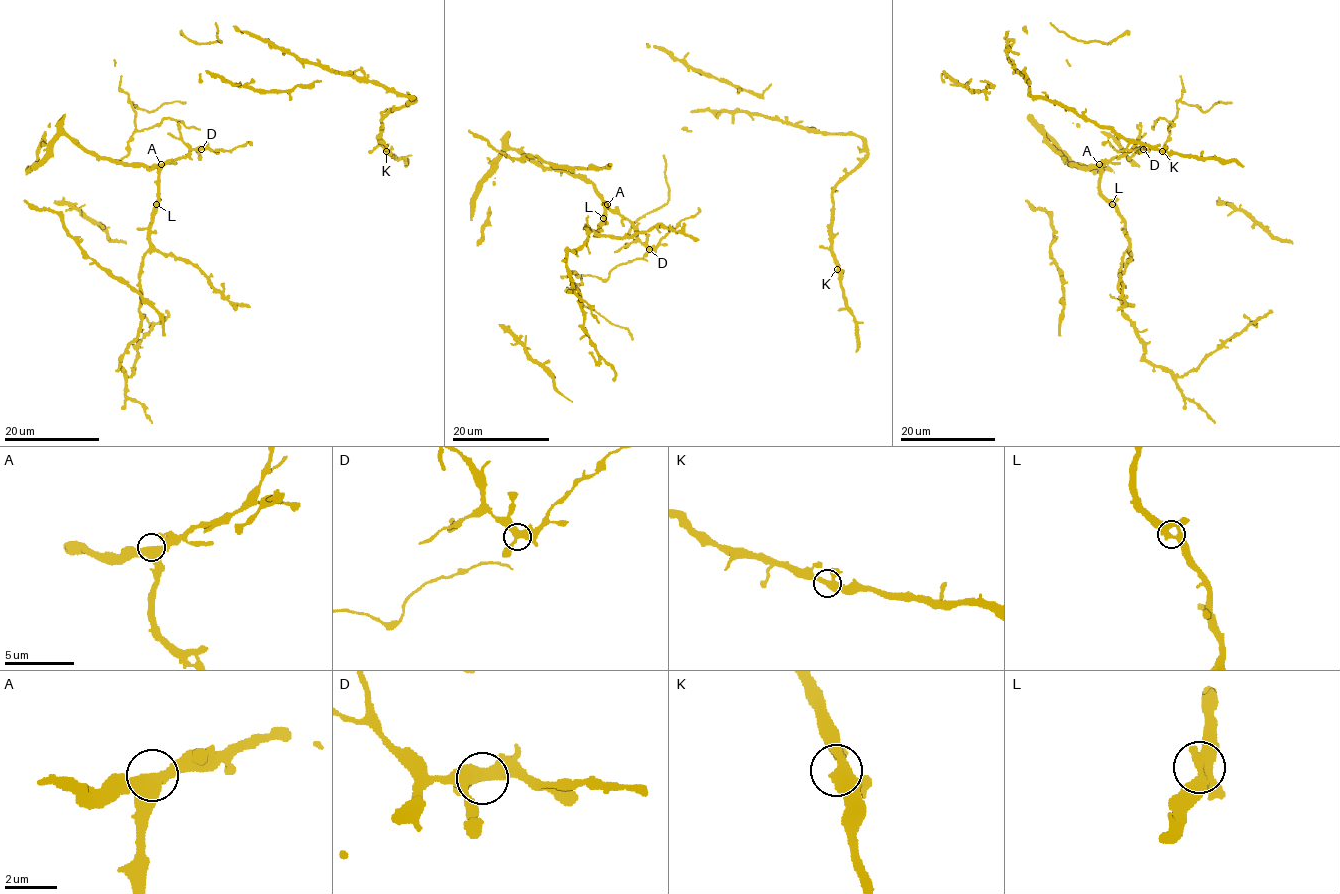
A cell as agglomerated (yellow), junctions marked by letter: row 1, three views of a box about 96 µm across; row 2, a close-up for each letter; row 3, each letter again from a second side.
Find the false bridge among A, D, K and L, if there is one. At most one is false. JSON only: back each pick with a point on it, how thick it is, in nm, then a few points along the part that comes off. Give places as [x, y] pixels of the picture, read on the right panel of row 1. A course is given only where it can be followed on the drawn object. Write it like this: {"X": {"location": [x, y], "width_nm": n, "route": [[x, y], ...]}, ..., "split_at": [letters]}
{"split_at": []}

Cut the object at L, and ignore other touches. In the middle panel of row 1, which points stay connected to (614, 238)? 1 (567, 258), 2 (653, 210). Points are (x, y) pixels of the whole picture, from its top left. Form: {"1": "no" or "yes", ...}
{"1": "yes", "2": "no"}

